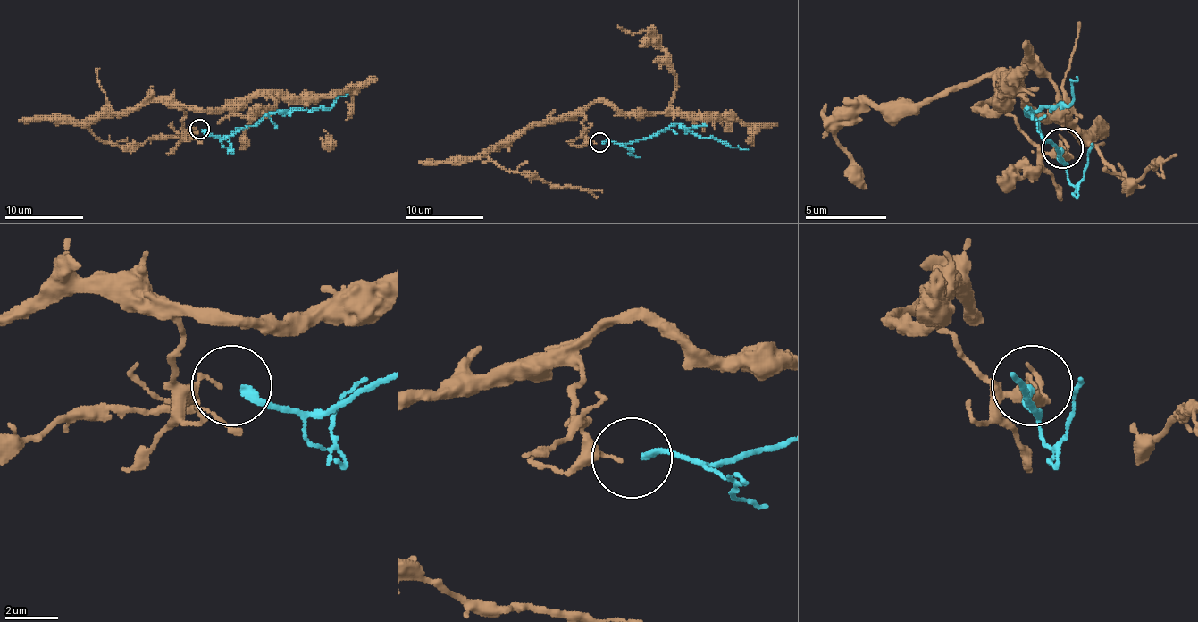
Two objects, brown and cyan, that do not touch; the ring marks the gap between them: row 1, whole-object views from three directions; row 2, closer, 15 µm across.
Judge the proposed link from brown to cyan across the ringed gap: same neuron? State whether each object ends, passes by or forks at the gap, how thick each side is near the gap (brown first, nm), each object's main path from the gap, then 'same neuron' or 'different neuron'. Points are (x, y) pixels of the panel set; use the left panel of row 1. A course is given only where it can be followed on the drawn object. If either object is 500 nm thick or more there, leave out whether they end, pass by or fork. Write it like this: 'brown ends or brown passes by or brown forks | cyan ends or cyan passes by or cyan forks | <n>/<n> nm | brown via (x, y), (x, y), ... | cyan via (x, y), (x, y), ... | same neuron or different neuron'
brown ends | cyan ends | 140/280 nm | brown via (196, 130), (186, 131), (184, 108), (349, 90), (351, 113), (330, 149) | cyan via (202, 130), (230, 138), (255, 125), (264, 115), (292, 110), (330, 108), (339, 96), (347, 94) | different neuron

